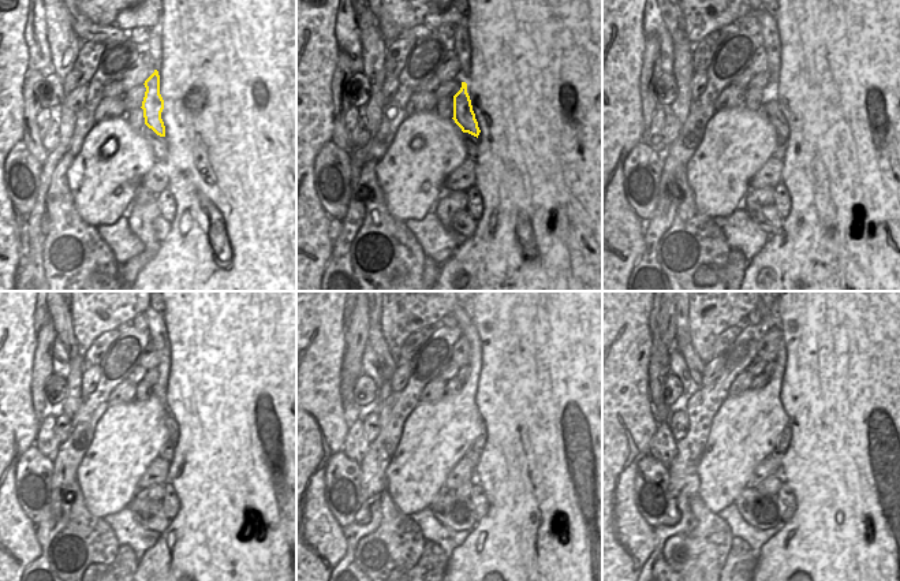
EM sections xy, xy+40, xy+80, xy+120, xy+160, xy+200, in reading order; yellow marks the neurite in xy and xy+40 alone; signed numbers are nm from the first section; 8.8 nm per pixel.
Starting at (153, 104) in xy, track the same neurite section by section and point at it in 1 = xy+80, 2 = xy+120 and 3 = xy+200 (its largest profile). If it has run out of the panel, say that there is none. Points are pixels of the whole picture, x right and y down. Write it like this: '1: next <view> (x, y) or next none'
1: next xy+80 (775, 115)
2: next xy+120 (170, 421)
3: next xy+200 (783, 442)

